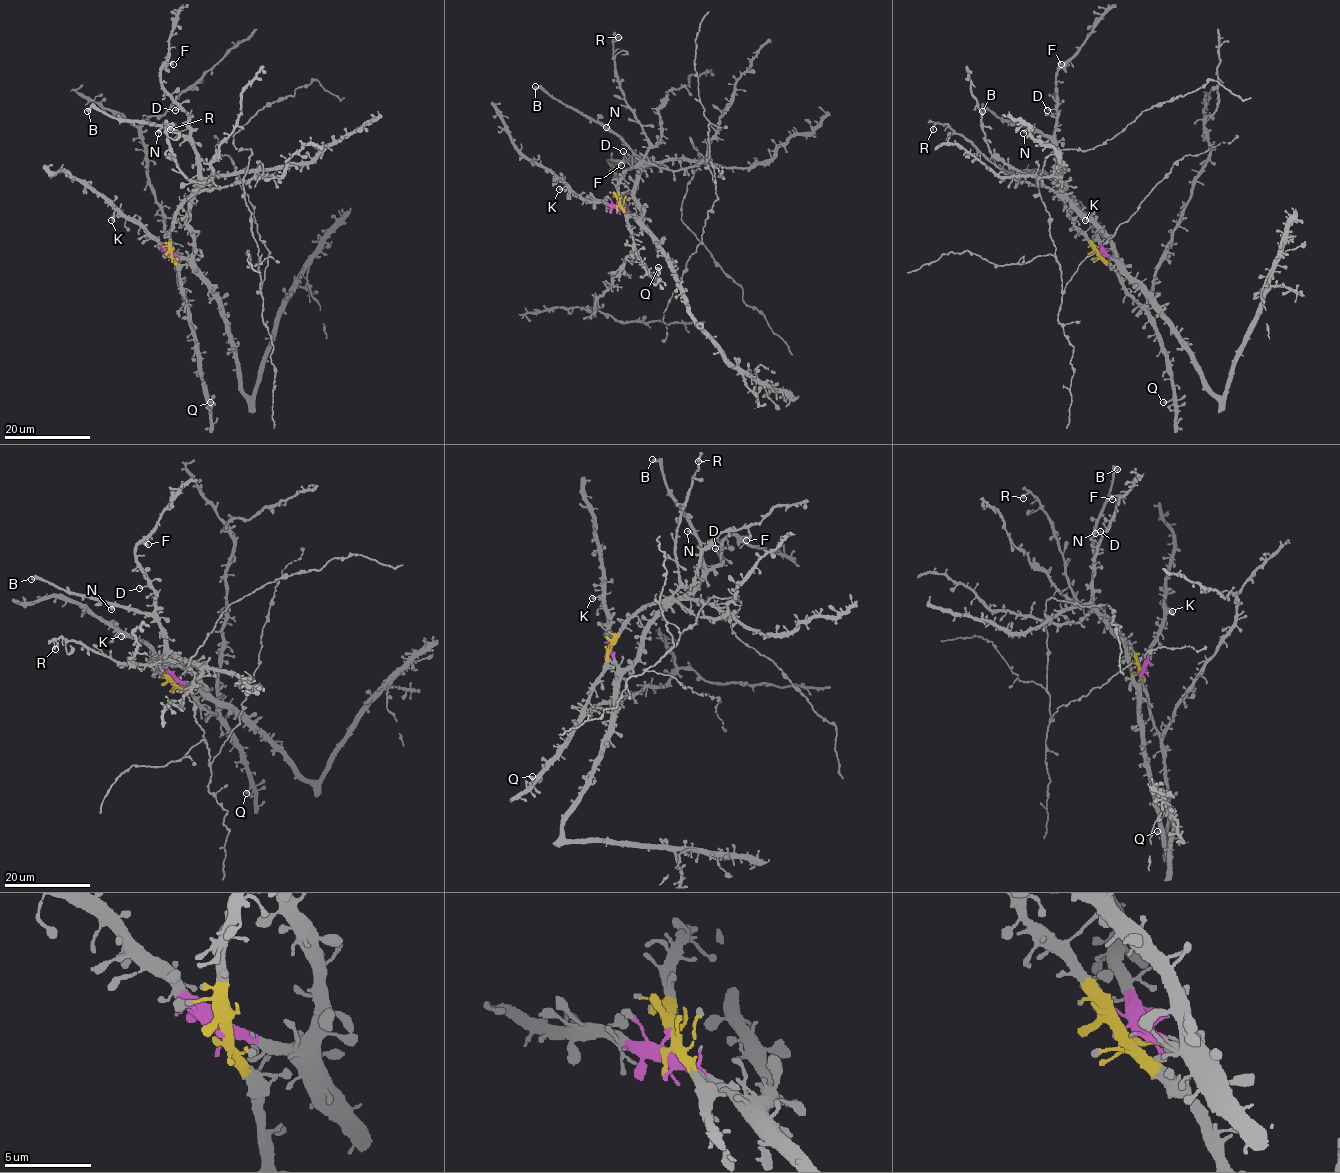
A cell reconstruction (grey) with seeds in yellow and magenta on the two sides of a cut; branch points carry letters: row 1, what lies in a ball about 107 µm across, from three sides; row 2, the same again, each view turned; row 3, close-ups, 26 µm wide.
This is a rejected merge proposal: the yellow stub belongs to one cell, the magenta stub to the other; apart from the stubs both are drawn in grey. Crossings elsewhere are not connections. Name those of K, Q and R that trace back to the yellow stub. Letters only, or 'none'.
Q, R

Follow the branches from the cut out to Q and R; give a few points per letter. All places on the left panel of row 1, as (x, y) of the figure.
Q: (170, 254), (178, 272), (194, 350), (199, 354), (205, 398), (210, 402)
R: (170, 254), (170, 228), (176, 211), (201, 186), (177, 167), (165, 123), (171, 130)

